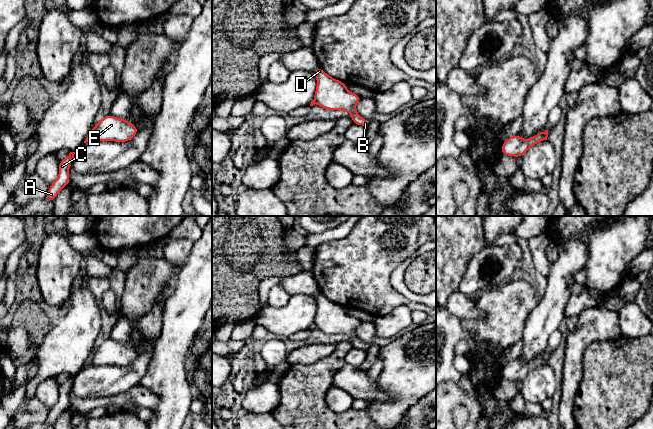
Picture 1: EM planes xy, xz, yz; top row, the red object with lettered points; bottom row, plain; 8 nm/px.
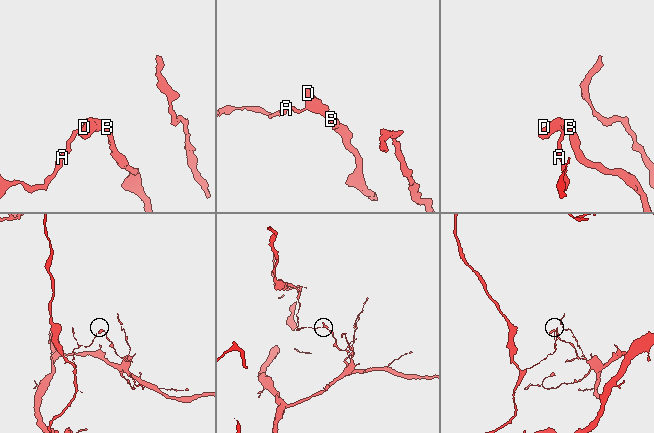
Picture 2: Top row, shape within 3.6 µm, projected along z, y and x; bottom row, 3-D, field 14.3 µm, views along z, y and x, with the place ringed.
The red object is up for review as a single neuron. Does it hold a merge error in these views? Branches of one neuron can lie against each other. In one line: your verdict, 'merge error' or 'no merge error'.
merge error

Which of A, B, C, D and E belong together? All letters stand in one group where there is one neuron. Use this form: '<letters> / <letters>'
A C / B D E

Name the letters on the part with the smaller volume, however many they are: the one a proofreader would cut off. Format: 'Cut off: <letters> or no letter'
Cut off: A, C

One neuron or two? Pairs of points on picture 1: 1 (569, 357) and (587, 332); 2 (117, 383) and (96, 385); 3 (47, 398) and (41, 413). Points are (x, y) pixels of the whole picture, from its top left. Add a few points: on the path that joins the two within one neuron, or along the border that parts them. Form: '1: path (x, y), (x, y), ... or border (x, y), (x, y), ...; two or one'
1: path (574, 351), (576, 343), (581, 338); one
2: path (112, 383), (101, 383); one
3: border (35, 396), (49, 409); two

